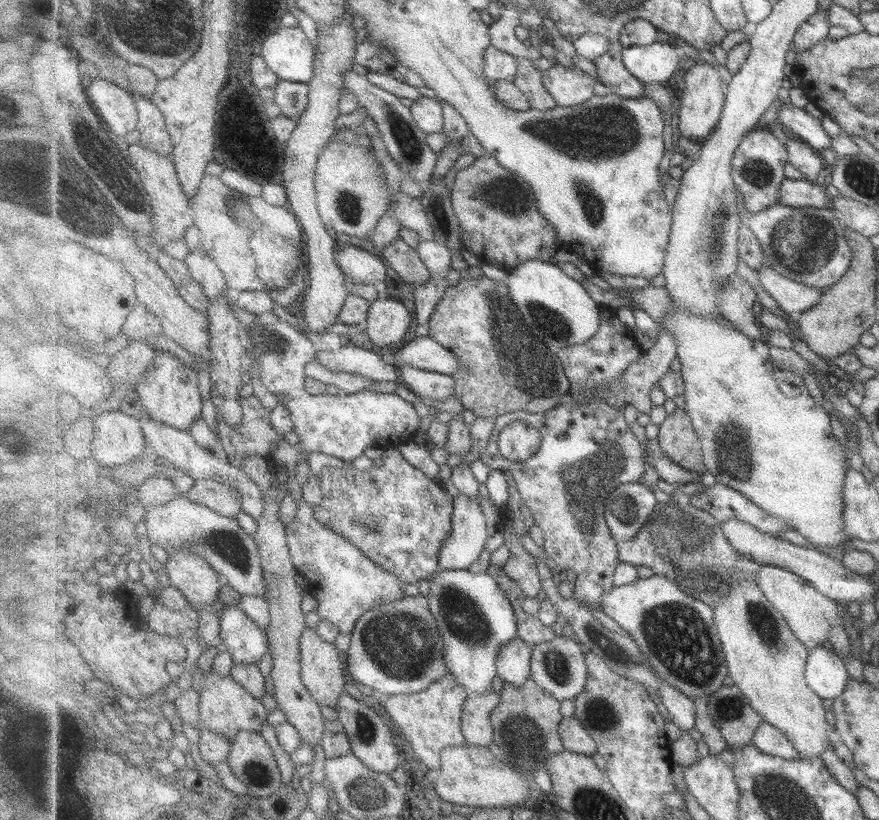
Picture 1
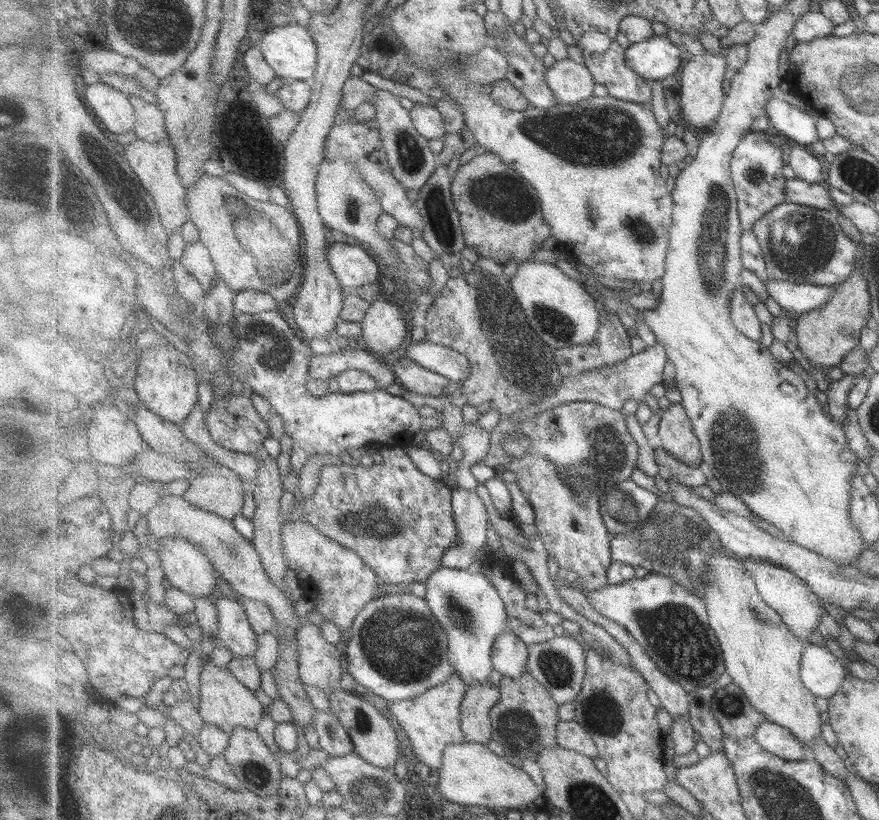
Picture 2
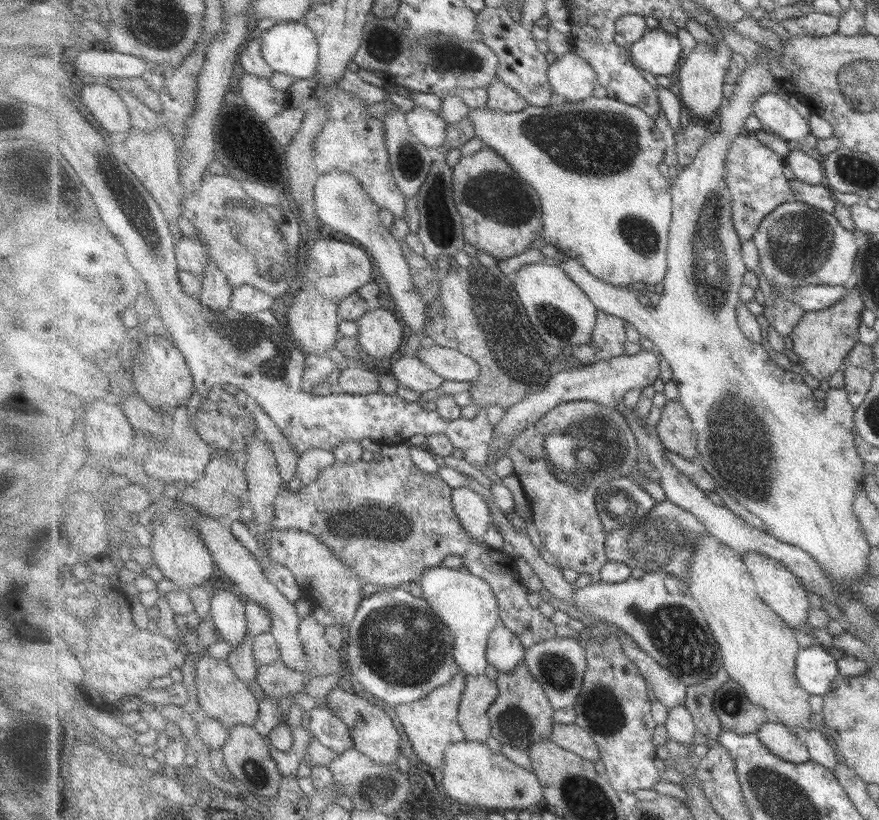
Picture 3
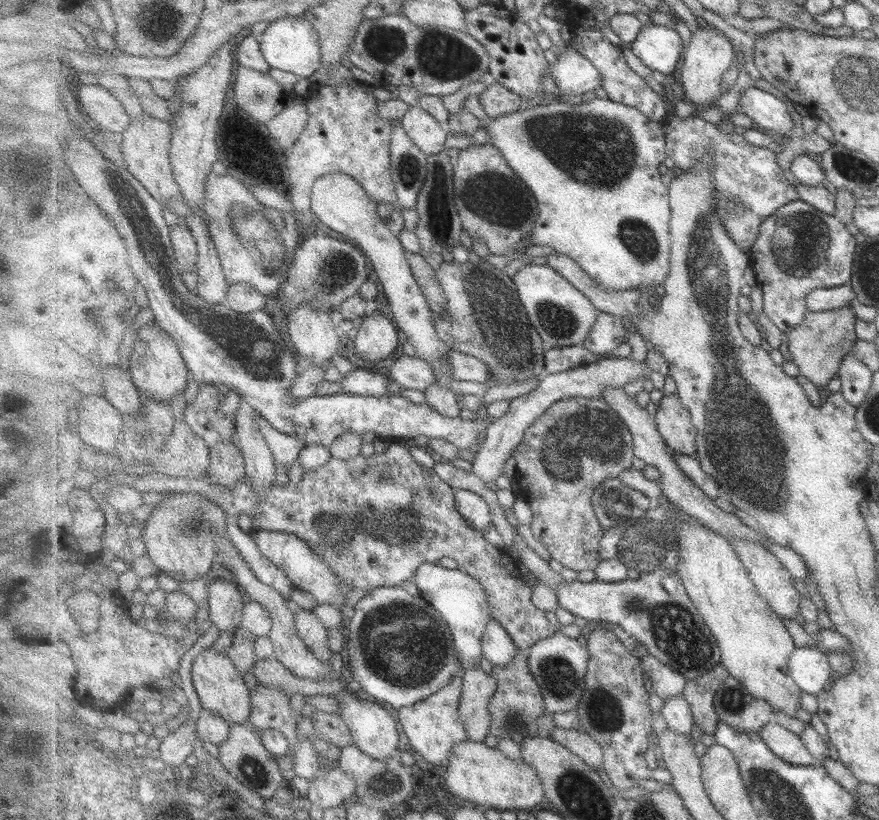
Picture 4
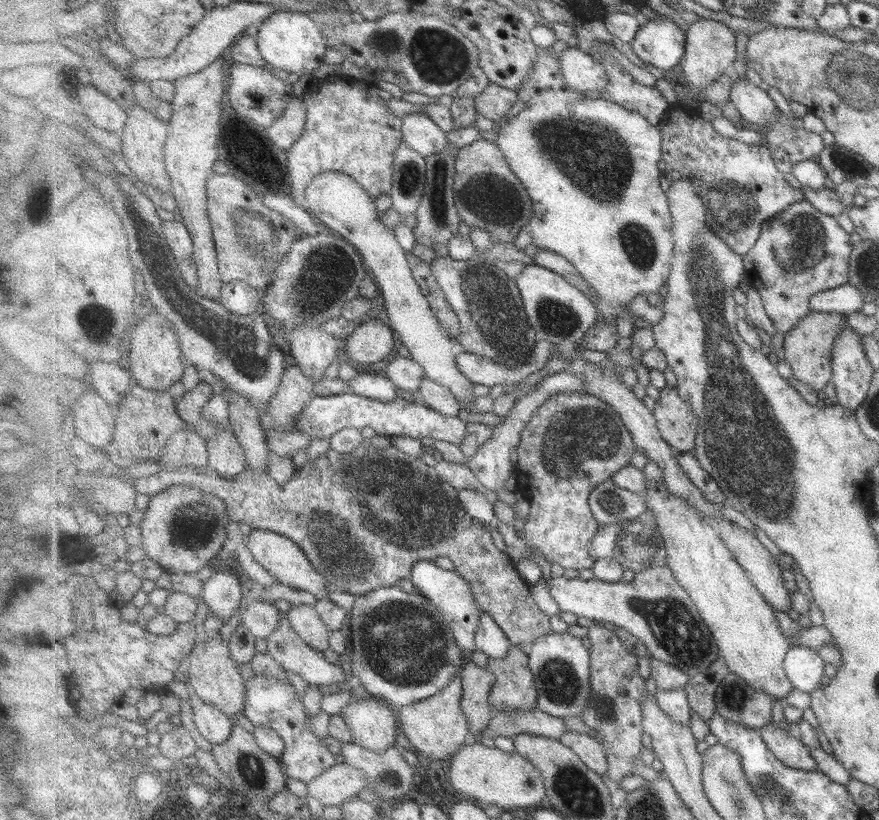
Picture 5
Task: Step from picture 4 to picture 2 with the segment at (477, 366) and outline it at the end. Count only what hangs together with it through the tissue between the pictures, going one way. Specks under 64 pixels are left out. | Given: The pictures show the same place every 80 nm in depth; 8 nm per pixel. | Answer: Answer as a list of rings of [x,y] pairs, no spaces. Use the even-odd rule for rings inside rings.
[[[425,339],[410,345],[405,357],[431,372],[449,378],[453,383],[460,383],[471,374],[469,359],[451,348],[432,344]]]

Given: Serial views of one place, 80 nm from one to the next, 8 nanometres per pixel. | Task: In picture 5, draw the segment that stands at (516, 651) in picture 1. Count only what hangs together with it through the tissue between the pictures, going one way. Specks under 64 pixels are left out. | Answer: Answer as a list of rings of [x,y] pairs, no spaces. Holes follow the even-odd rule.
[[[482,611],[482,624],[476,634],[476,645],[490,659],[499,660],[508,655],[513,644],[496,620]]]

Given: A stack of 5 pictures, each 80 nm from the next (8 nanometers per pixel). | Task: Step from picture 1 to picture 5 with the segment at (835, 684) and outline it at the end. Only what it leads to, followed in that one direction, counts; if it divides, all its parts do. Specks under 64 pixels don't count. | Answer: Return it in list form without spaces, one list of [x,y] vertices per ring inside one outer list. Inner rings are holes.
[[[797,645],[786,656],[785,670],[797,690],[811,693],[827,680],[825,663],[818,651]]]

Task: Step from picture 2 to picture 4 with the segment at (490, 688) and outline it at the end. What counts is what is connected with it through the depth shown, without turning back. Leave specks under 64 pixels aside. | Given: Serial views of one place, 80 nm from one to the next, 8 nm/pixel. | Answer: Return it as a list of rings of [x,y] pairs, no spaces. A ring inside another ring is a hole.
[[[481,668],[463,671],[463,698],[459,714],[466,727],[469,741],[483,742],[492,729],[490,700],[498,690],[498,680]]]

